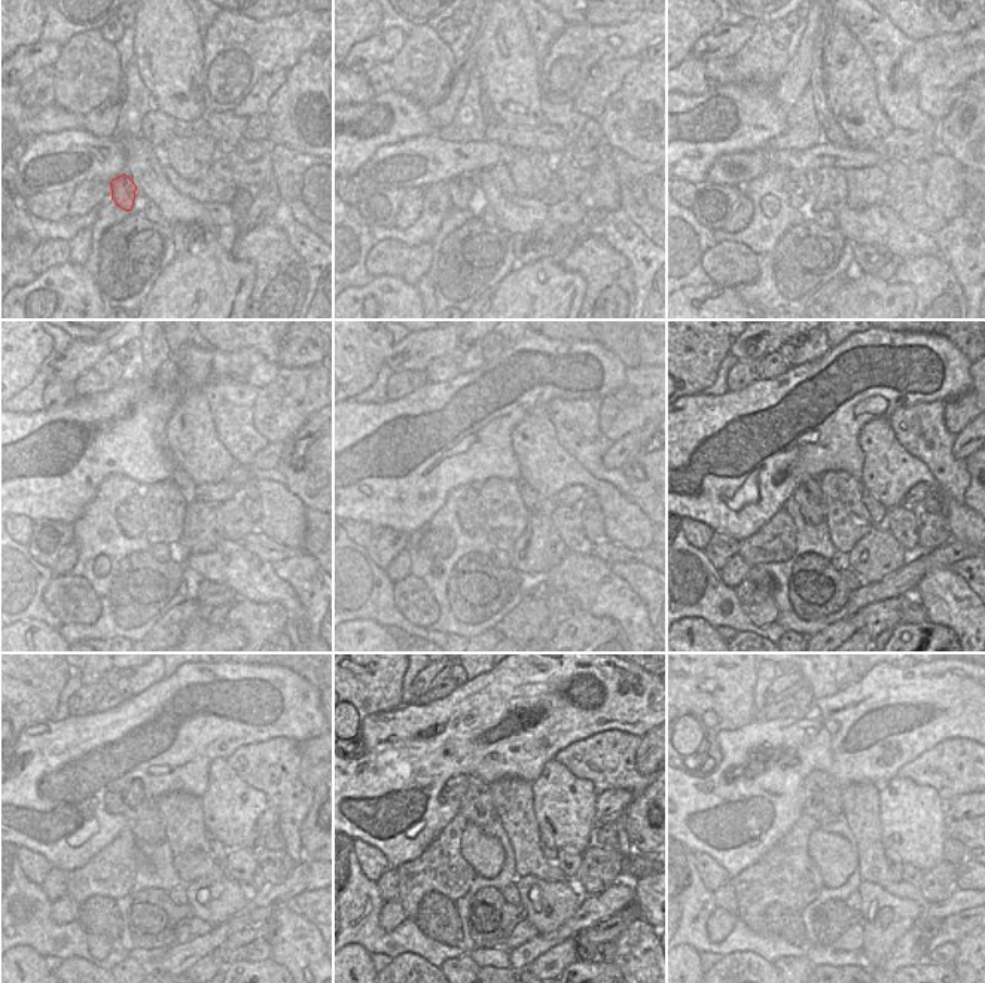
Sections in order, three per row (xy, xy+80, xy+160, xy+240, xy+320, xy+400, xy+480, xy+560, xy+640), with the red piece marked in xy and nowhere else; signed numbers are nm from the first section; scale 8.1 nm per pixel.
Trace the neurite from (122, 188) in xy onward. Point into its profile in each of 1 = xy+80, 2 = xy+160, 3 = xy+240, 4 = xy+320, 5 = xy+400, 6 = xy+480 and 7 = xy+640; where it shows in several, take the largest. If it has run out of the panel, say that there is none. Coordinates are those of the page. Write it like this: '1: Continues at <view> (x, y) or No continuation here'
1: Continues at xy+80 (460, 188)
2: Continues at xy+160 (796, 185)
3: Continues at xy+240 (131, 515)
4: Continues at xy+320 (469, 509)
5: Continues at xy+400 (808, 495)
6: Continues at xy+480 (145, 823)
7: Continues at xy+640 (822, 796).

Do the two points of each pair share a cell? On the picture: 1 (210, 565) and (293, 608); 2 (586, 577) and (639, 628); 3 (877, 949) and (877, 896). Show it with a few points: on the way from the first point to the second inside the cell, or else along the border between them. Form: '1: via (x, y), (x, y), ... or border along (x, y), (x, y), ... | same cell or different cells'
1: via (231, 565), (273, 589) | same cell
2: via (600, 591), (627, 614) | same cell
3: via (881, 934), (893, 921), (894, 907), (892, 904) | same cell

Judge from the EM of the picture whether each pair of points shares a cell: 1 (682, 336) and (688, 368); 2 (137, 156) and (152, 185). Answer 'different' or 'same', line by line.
1: same
2: same

